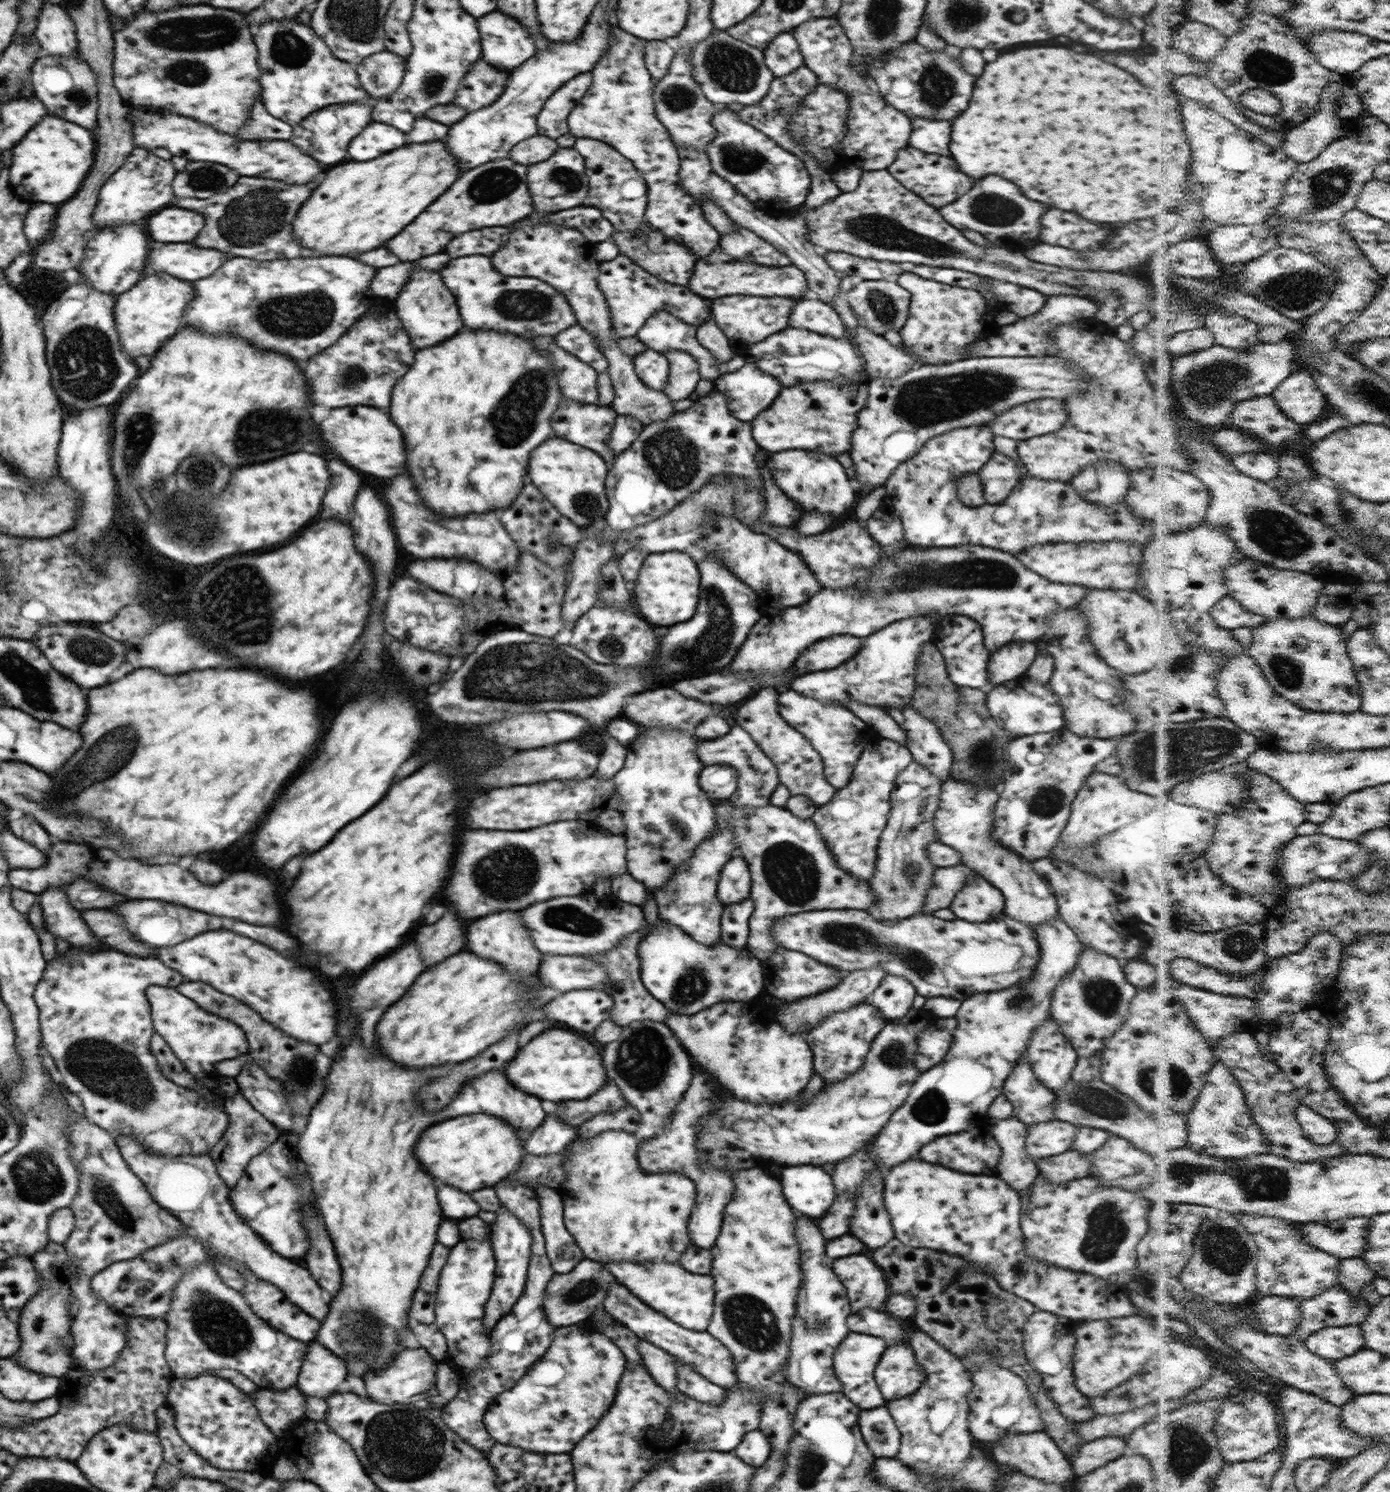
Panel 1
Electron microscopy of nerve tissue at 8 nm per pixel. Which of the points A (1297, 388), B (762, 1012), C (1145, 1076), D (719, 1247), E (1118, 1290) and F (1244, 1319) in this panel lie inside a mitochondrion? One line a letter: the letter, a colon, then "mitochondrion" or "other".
A: other
B: other
C: mitochondrion
D: other
E: other
F: other

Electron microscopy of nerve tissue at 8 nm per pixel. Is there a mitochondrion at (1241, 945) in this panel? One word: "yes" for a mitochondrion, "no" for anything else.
yes

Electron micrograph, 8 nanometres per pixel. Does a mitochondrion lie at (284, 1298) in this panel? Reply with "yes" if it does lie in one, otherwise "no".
no

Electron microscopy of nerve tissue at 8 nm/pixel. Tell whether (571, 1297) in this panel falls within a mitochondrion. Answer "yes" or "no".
yes

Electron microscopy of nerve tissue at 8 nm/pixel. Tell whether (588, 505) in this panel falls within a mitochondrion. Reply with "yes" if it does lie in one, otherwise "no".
yes

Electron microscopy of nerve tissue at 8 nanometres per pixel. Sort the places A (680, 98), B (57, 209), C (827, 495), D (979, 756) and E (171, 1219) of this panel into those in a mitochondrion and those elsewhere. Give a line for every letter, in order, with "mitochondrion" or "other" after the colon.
A: mitochondrion
B: other
C: mitochondrion
D: mitochondrion
E: other

